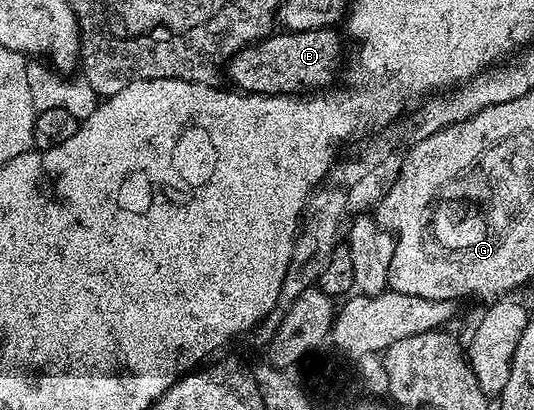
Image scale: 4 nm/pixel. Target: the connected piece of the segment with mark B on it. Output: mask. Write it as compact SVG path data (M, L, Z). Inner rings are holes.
M321 27L315 31L271 33L257 43L250 43L230 58L224 75L239 92L247 95L296 95L303 89L326 89L335 82L342 39L337 30ZM331 82L331 83L330 83Z

